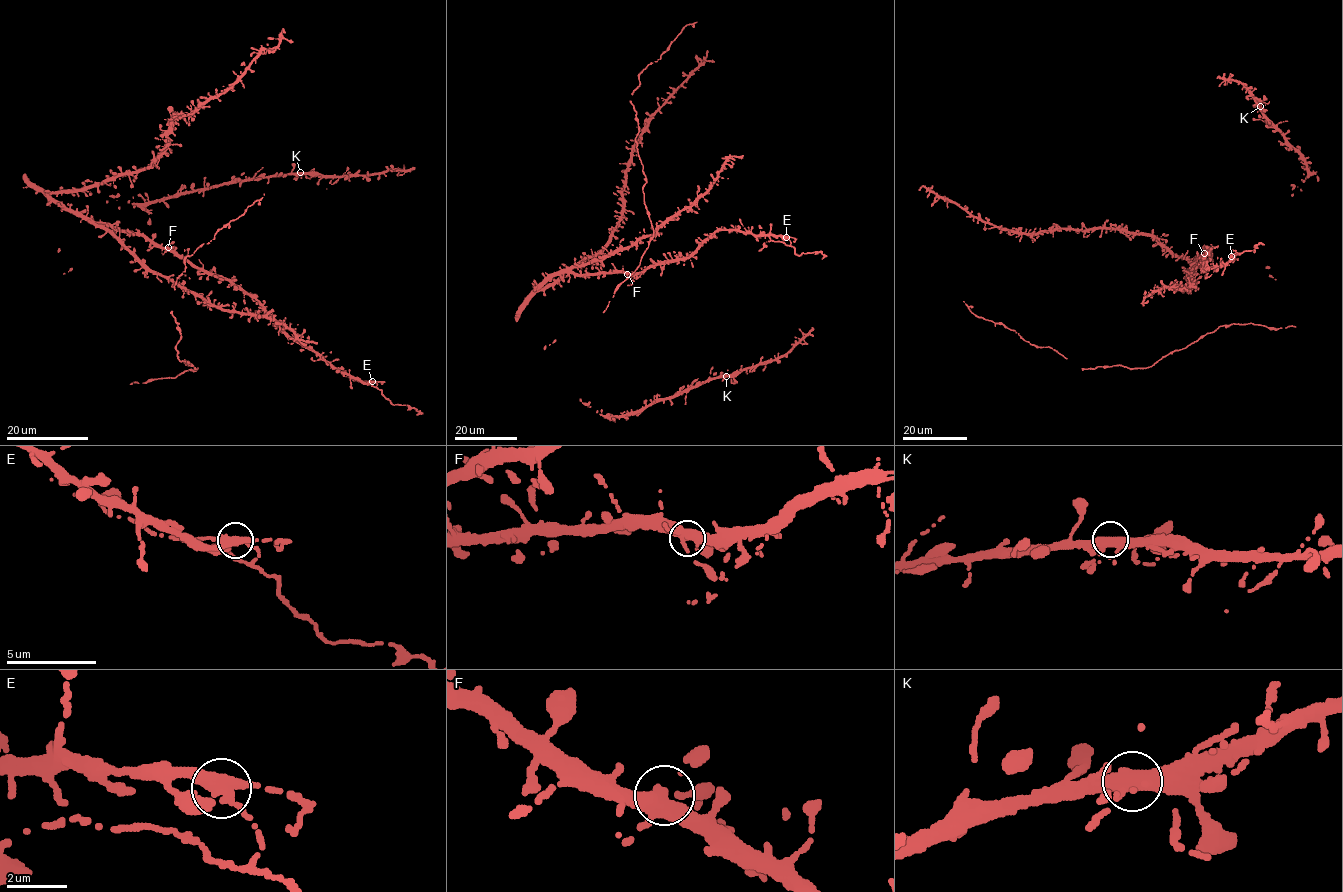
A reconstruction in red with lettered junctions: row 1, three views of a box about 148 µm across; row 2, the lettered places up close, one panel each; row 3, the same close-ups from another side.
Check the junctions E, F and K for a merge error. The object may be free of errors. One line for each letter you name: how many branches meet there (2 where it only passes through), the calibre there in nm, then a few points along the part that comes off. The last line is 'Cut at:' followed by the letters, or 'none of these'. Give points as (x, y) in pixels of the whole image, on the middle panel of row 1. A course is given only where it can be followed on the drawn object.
E: 3 | 360 nm | (786, 237), (796, 254), (820, 252), (824, 256), (821, 259)
Cut at: E

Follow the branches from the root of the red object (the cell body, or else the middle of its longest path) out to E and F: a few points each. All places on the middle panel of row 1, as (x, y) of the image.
E: (566, 271), (589, 275), (638, 273), (692, 254), (719, 230), (786, 237)
F: (566, 271), (627, 274)

